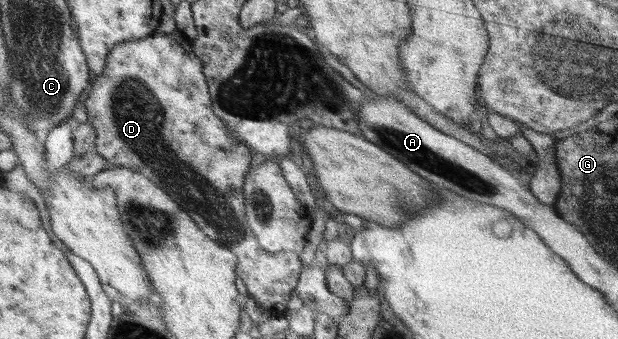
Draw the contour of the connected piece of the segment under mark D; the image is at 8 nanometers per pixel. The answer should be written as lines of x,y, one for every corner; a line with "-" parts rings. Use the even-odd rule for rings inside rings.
176,29
172,33
155,33
113,46
107,55
105,70
84,95
87,122
93,124
96,131
96,152
114,166
138,171
169,194
205,235
237,256
236,277
243,280
258,307
276,310
279,316
285,316
289,297
303,269
299,253
265,251
248,226
242,190
253,152
213,113
203,64
193,54
192,40

